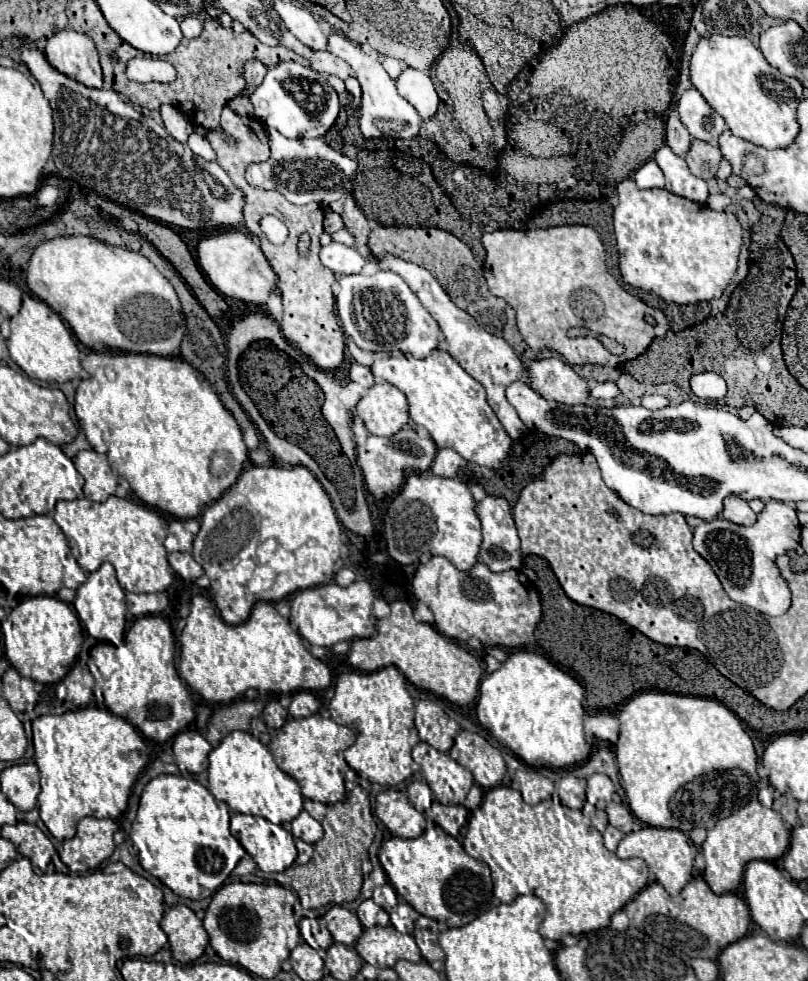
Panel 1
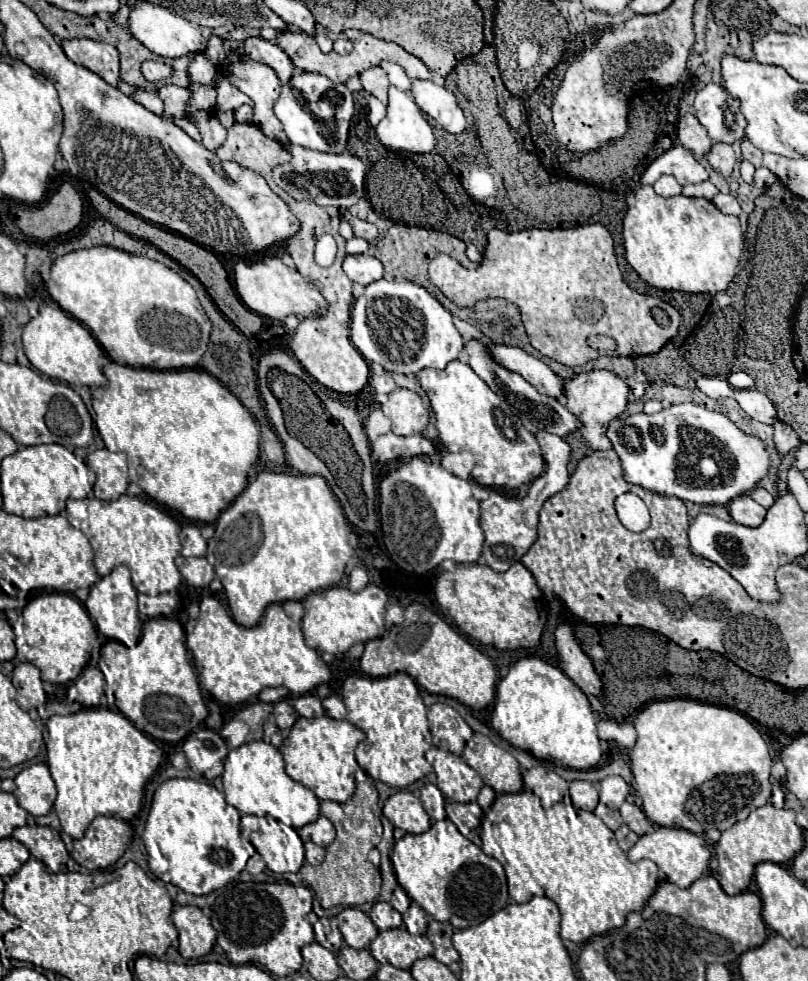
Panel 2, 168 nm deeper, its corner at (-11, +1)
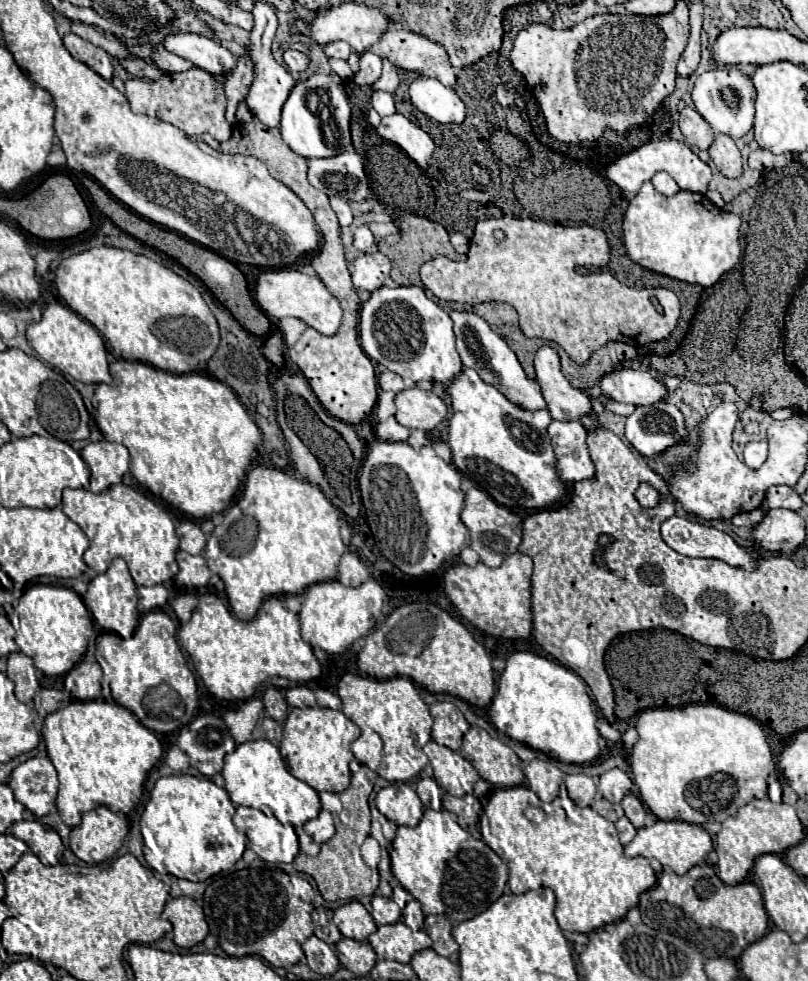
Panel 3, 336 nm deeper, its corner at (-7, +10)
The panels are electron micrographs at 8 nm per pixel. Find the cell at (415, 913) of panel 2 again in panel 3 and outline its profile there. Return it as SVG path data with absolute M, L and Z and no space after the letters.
M410 900L406 904L406 908L402 910L402 918L404 918L404 924L410 926L412 930L420 930L424 924L424 914L422 914L422 908L416 900Z

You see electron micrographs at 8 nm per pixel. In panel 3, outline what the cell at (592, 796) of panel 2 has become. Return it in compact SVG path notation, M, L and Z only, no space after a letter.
M586 774L565 775L562 785L566 787L568 796L580 806L587 808L592 805L596 796L594 780Z

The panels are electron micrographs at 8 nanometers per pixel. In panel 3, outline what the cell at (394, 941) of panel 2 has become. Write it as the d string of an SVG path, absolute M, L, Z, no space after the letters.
M404 922L378 926L376 932L368 936L368 942L378 958L396 960L402 964L408 964L416 952L432 946L432 938L424 930L414 934Z

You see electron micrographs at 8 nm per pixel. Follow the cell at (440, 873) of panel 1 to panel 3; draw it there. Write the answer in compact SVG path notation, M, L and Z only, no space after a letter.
M424 810L418 826L398 826L392 842L392 872L398 882L422 904L424 914L442 914L450 922L464 922L494 904L508 882L508 868L496 852L462 830L456 814Z

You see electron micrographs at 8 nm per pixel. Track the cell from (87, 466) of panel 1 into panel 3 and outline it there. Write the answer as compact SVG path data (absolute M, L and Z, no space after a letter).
M106 440L88 444L80 454L90 468L90 492L94 494L118 484L130 464L128 448Z

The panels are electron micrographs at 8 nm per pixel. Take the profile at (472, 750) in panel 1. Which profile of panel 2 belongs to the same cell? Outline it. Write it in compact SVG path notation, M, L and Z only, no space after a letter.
M474 733L466 743L462 759L476 769L482 781L496 793L516 793L522 789L518 761L506 749L494 745L486 735Z

